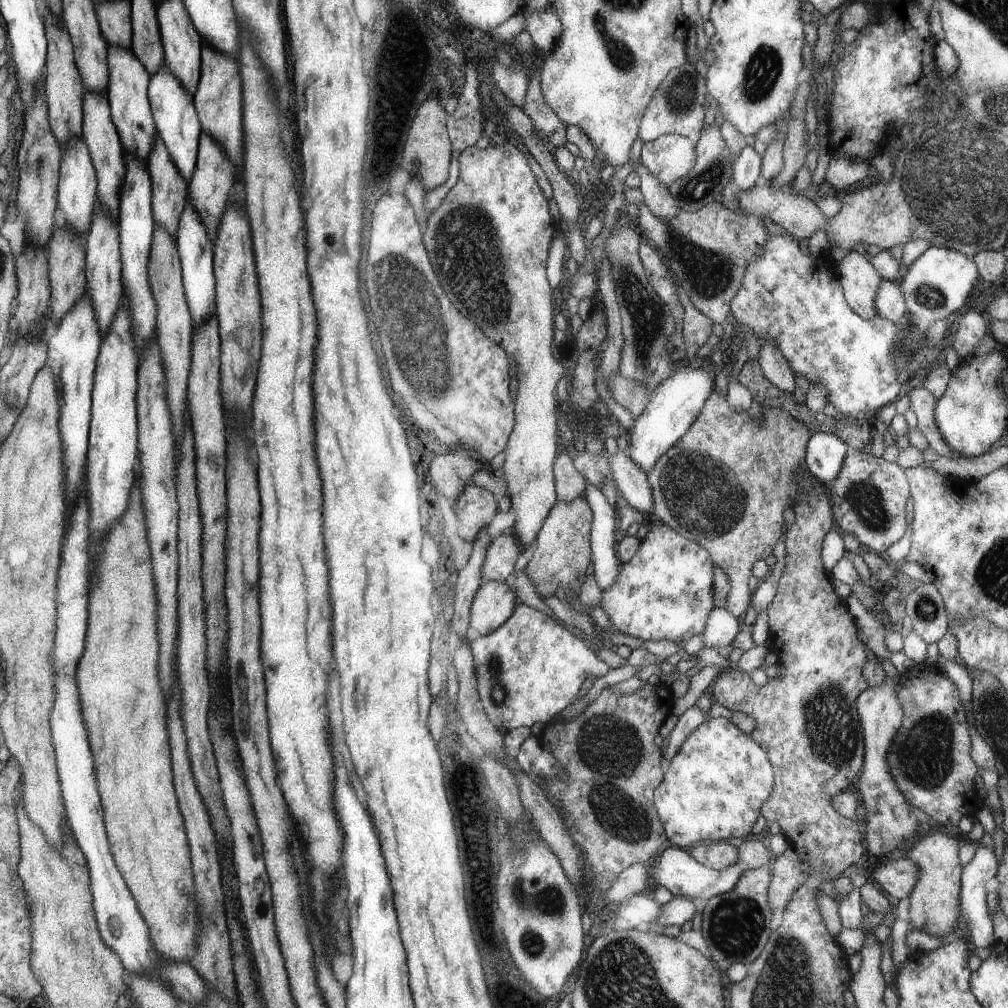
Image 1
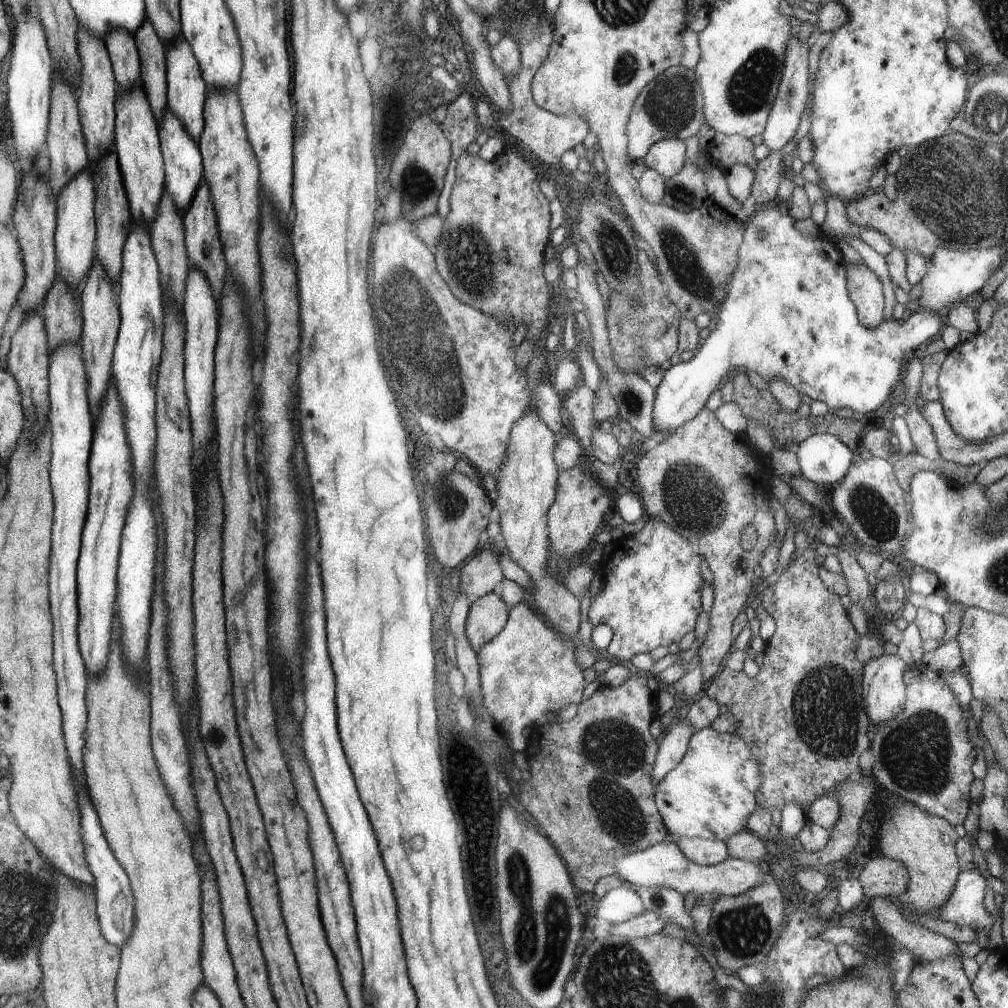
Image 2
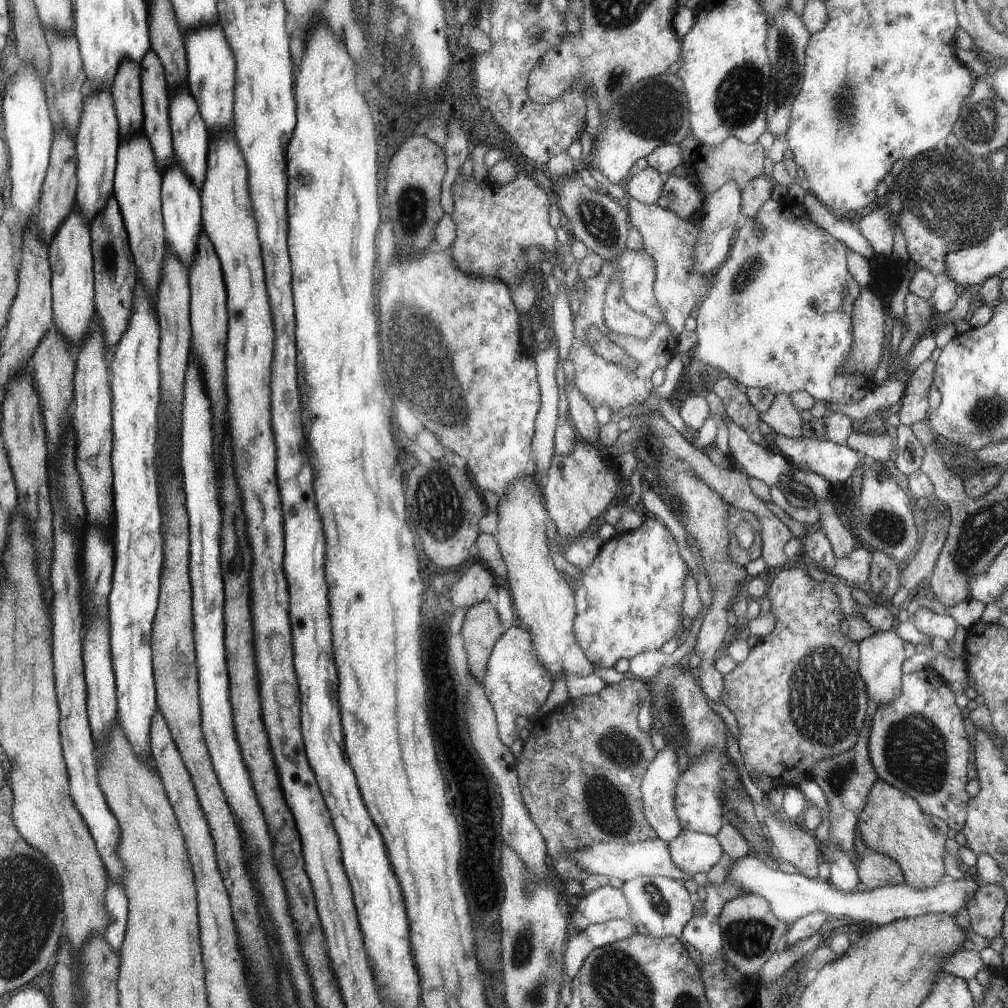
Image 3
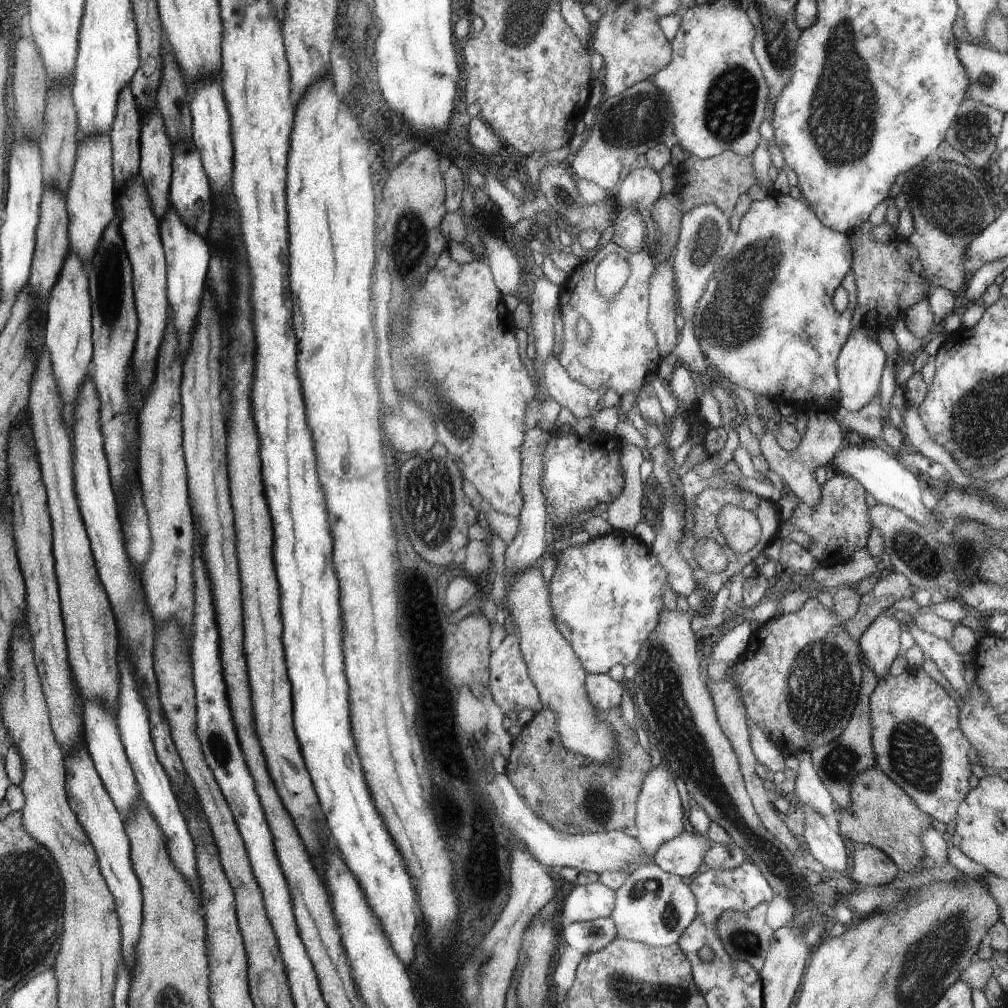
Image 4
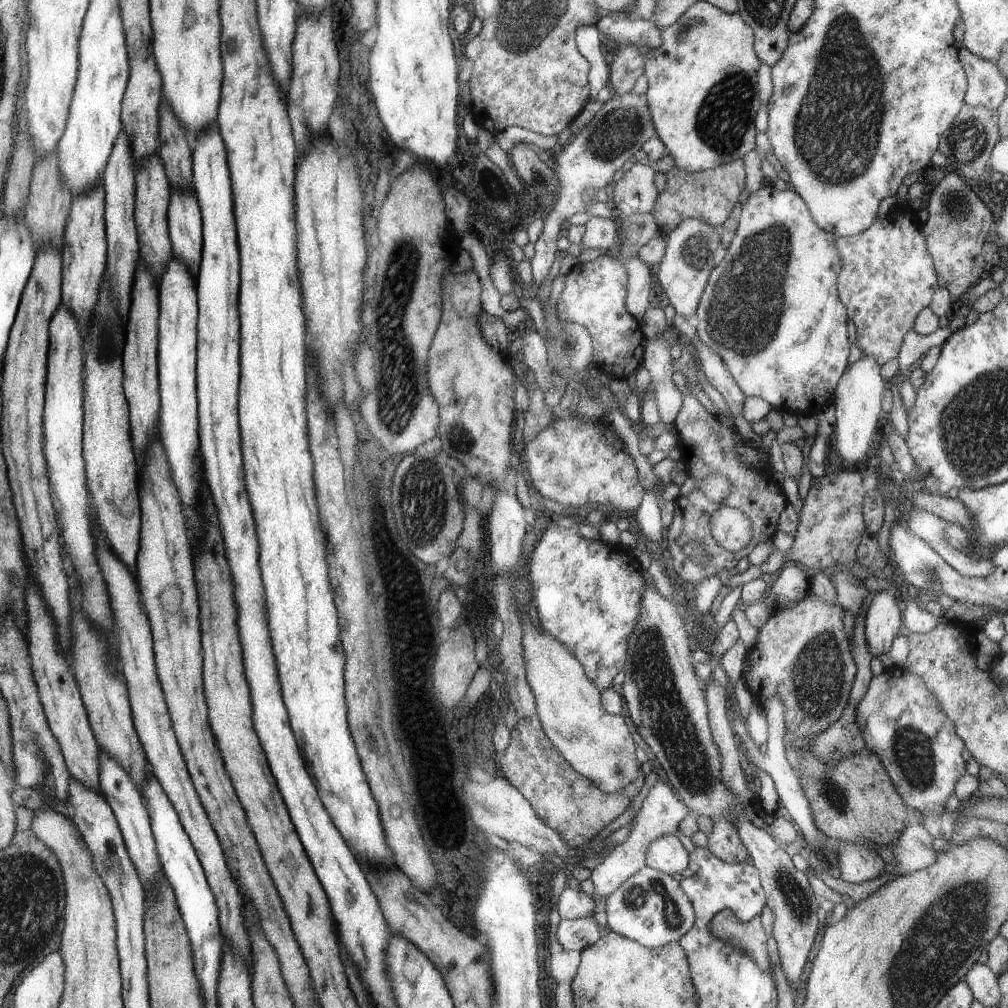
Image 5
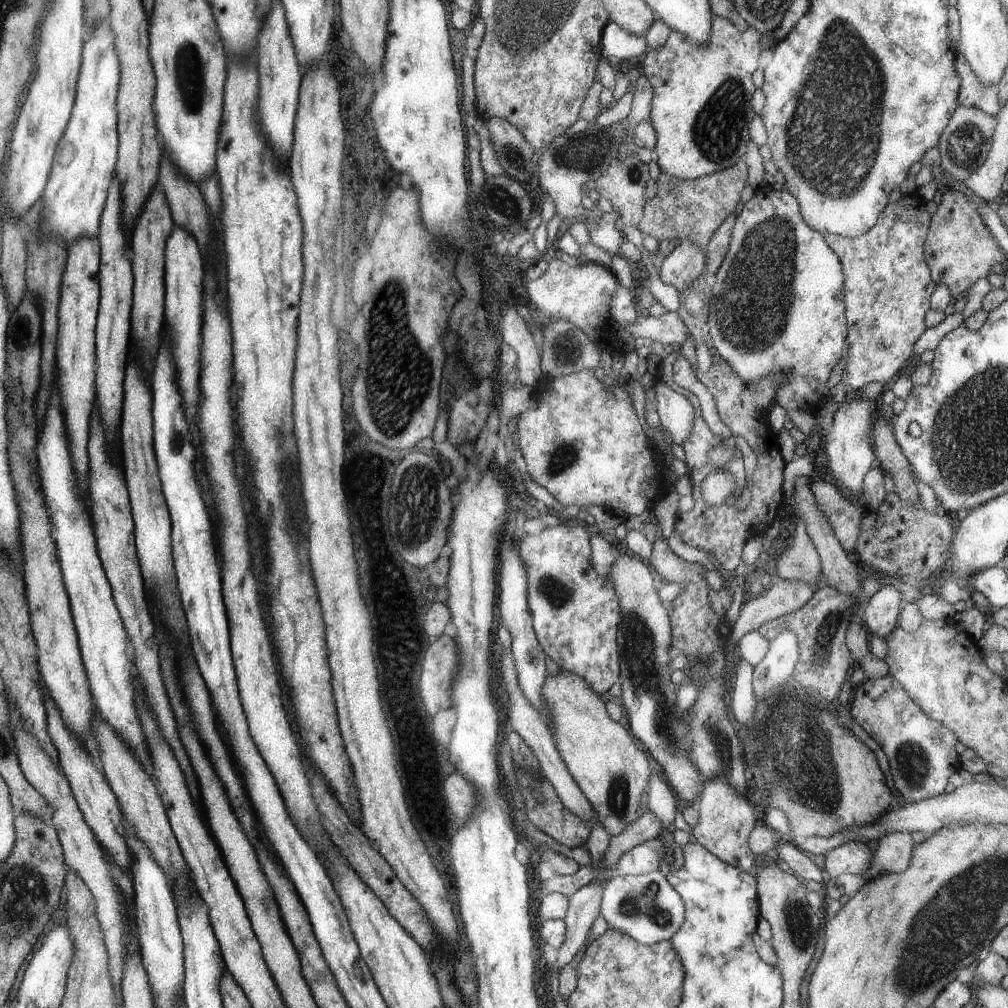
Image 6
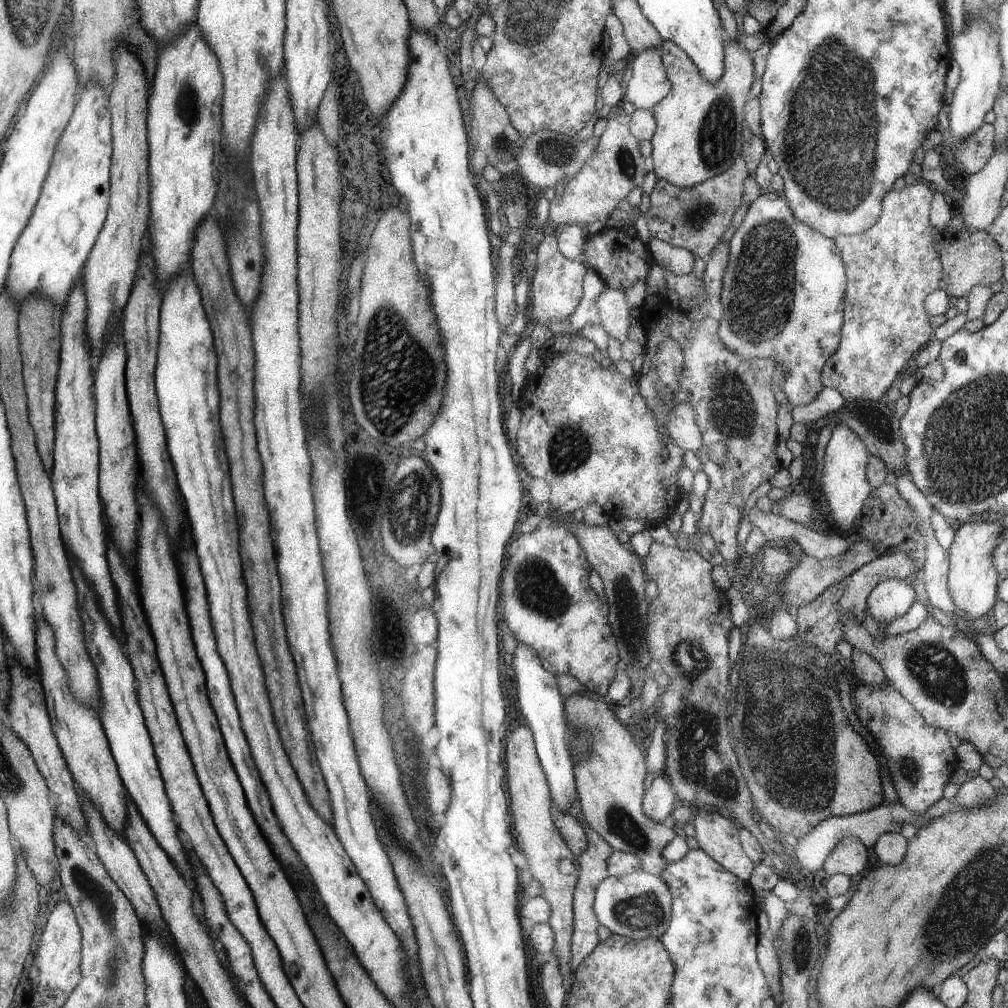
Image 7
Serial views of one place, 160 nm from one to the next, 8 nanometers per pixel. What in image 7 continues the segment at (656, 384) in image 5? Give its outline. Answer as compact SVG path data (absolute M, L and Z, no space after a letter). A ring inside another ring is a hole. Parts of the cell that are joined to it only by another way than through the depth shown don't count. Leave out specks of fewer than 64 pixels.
M673 404L673 408L666 414L667 433L671 444L683 451L695 453L702 446L702 435L695 424L693 408L689 404Z

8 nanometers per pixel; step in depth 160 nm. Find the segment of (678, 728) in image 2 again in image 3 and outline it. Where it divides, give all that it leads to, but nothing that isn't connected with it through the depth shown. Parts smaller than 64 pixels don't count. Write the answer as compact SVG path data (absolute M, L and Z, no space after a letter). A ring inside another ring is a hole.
M666 744L649 763L645 774L640 782L640 793L643 803L643 814L645 820L651 825L656 832L657 838L669 842L673 840L678 832L682 829L679 819L675 814L674 794L677 792L677 782L679 780L679 768L677 767L677 754L671 744Z

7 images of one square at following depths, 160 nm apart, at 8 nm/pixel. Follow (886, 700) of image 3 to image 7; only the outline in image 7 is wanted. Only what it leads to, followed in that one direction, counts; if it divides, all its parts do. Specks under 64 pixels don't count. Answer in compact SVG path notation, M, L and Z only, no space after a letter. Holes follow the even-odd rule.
M889 578L875 584L866 599L866 610L871 618L882 628L891 620L903 616L914 604L915 591L909 580Z

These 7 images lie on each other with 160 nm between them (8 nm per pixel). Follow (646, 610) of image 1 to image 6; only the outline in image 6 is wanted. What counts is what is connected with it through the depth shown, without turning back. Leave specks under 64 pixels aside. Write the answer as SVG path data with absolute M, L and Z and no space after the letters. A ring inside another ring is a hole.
M562 521L559 526L543 528L539 534L531 534L531 536L525 535L517 544L517 554L519 554L519 558L521 558L521 562L523 562L523 570L525 570L527 610L531 616L533 634L535 634L539 646L541 646L545 658L549 657L561 670L571 672L571 674L577 674L579 678L583 678L583 682L585 682L593 692L597 692L599 695L605 695L607 690L618 681L620 674L617 644L615 644L617 636L615 636L615 632L617 632L617 624L619 624L619 620L621 620L621 612L619 612L619 606L617 606L617 594L615 594L615 590L613 590L611 580L599 578L599 576L595 574L595 570L591 568L591 562L589 562L591 550L589 550L589 536L587 536L587 532L585 532L583 528L577 528L577 526L565 526L565 523Z

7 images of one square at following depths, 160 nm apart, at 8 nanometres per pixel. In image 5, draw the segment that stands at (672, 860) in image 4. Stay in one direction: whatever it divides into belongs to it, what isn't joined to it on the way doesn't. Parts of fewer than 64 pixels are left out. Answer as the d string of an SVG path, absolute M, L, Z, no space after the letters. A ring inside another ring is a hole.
M663 835L656 838L647 847L644 865L664 873L685 874L690 861L689 849L675 835Z

